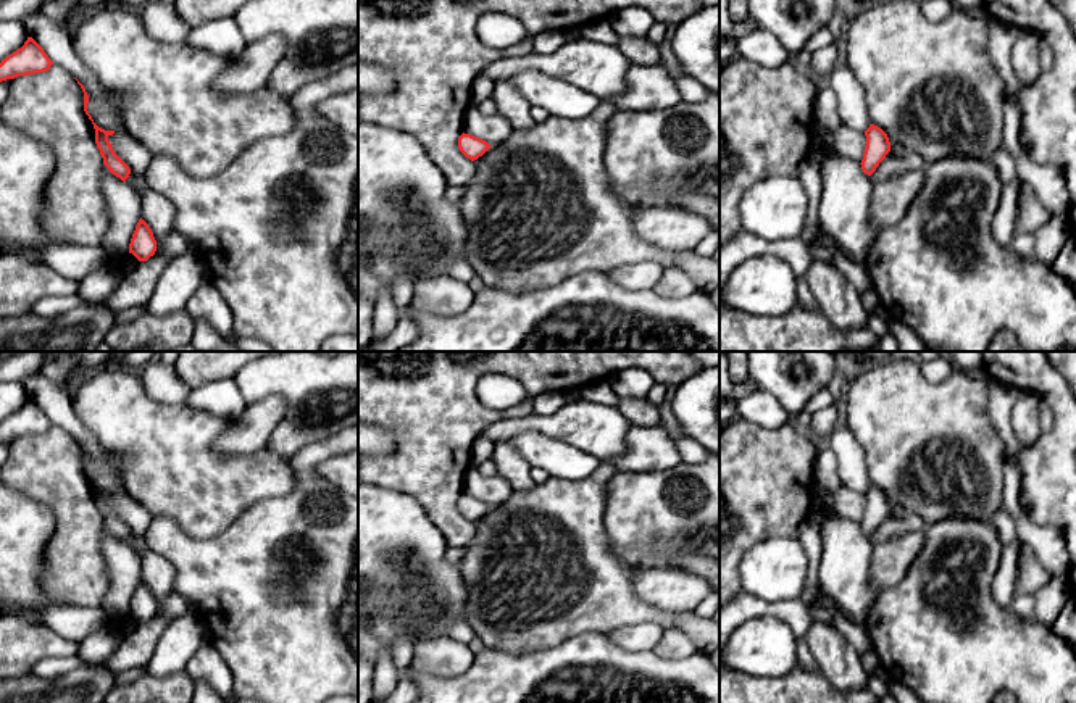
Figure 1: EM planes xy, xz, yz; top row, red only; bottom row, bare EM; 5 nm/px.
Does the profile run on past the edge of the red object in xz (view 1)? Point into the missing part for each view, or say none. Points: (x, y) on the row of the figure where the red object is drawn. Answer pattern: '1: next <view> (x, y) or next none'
1: next none

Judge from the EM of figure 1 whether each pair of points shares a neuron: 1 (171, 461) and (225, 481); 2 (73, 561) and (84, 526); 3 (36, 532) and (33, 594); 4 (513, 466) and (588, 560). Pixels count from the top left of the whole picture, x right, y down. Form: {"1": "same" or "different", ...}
{"1": "same", "2": "same", "3": "same", "4": "different"}

